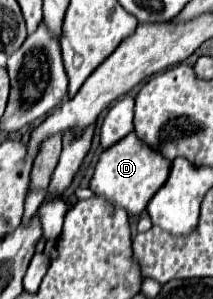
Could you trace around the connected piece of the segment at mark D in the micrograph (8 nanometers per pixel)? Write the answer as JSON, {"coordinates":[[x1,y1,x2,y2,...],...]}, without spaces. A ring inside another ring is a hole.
{"coordinates":[[129,133,113,147,103,151,91,179,91,189,95,191,95,195,115,201,115,205,123,207,129,215,141,215,145,211,145,205,149,203,149,197,153,197,153,193,157,193,157,189,165,185,169,177,169,165,169,159,161,157,161,153,155,153,135,133]]}

